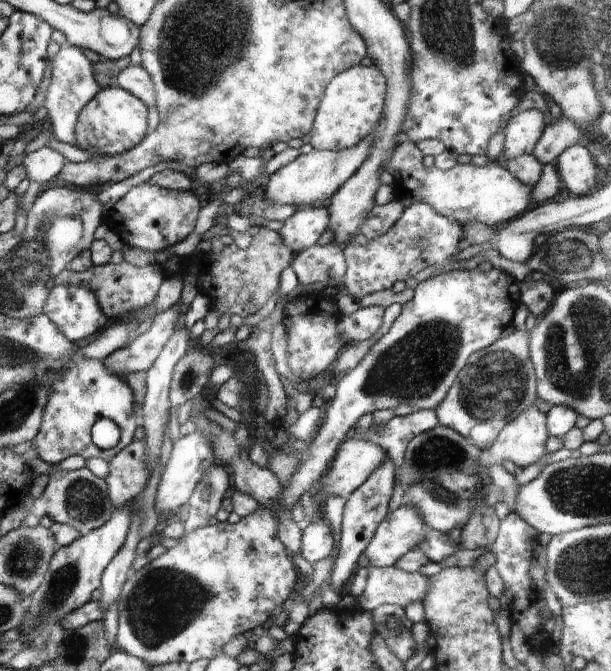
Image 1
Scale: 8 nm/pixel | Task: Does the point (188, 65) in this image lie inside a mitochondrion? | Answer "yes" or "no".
yes

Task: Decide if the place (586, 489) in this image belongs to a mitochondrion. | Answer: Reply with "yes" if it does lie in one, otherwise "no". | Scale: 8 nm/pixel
yes

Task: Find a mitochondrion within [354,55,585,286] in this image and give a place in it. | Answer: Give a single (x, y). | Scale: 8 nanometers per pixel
(552, 252)

